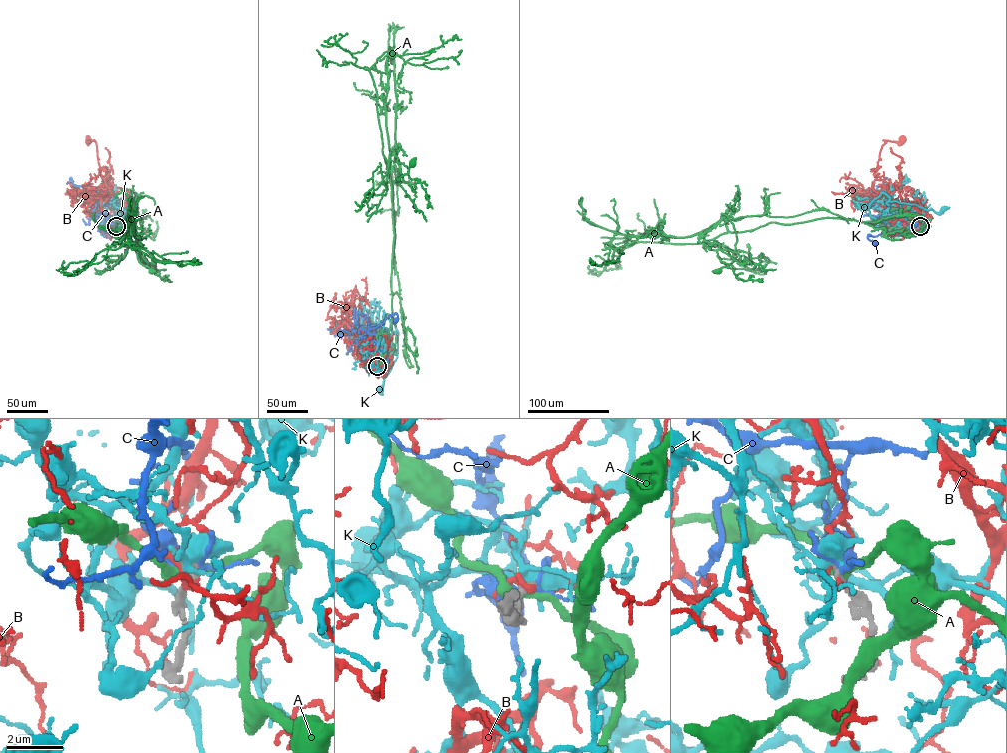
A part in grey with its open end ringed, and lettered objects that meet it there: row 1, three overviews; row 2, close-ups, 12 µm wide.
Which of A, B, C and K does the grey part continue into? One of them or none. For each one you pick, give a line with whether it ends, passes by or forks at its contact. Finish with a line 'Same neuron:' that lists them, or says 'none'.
Same neuron: none

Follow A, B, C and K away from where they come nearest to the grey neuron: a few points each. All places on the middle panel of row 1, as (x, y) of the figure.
A: (377, 366), (392, 322), (388, 170), (397, 169), (399, 182), (412, 163)
B: (377, 366), (378, 345), (370, 318), (361, 320), (357, 331), (353, 331), (347, 342), (348, 349)
C: (377, 366), (374, 358), (351, 342), (352, 330), (376, 327), (395, 313), (396, 319)
K: (377, 366), (389, 351), (383, 345), (386, 337), (395, 334), (397, 358), (379, 390)

